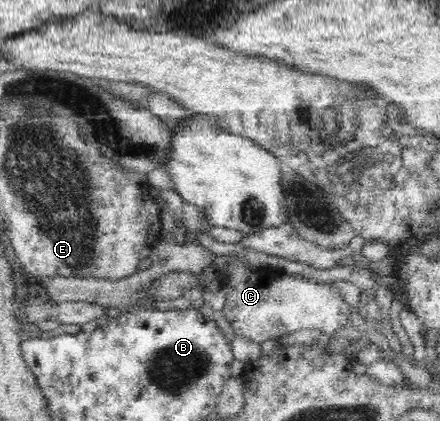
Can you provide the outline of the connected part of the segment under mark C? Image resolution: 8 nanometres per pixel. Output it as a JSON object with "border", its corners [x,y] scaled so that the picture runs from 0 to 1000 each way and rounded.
{"border":[[[534,594],[527,596],[525,603],[518,606],[518,625],[509,625],[500,637],[493,639],[493,648],[516,651],[514,663],[505,667],[500,689],[505,698],[509,698],[509,753],[514,753],[514,762],[523,772],[523,779],[534,789],[534,796],[541,800],[550,800],[564,810],[573,812],[605,812],[607,808],[632,808],[645,796],[661,796],[666,789],[677,784],[727,784],[732,793],[759,793],[764,784],[773,784],[773,779],[782,779],[782,770],[791,765],[791,751],[795,751],[795,741],[800,741],[800,732],[795,722],[786,717],[786,710],[777,705],[773,698],[773,686],[764,682],[764,677],[755,672],[714,672],[705,663],[695,663],[693,658],[680,651],[657,651],[623,637],[593,637],[580,639],[577,634],[568,634],[566,625],[550,625],[545,618],[525,618],[525,606],[534,603]]]}

